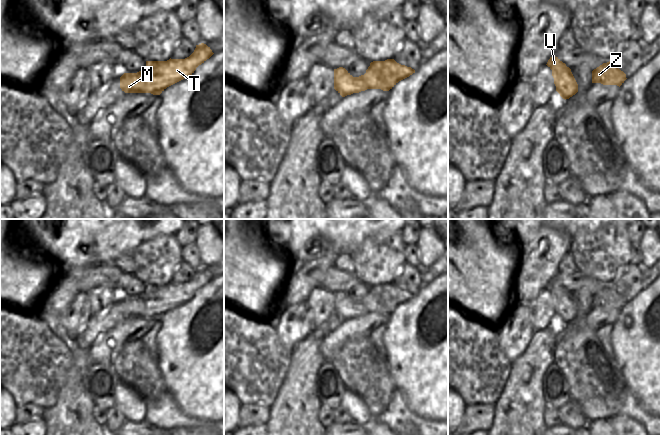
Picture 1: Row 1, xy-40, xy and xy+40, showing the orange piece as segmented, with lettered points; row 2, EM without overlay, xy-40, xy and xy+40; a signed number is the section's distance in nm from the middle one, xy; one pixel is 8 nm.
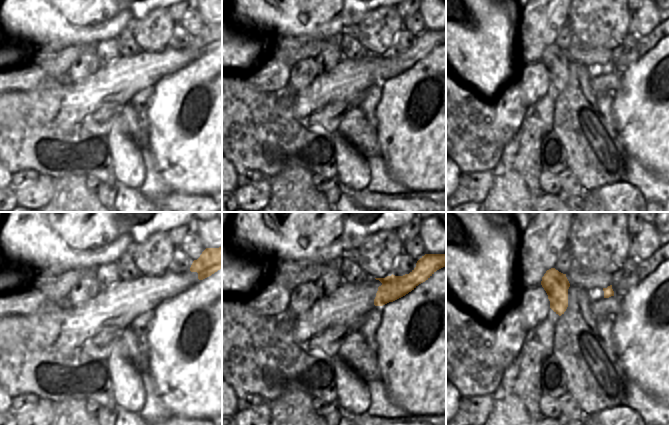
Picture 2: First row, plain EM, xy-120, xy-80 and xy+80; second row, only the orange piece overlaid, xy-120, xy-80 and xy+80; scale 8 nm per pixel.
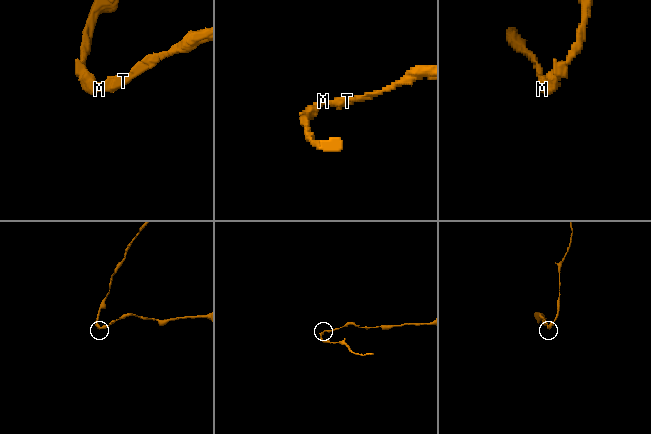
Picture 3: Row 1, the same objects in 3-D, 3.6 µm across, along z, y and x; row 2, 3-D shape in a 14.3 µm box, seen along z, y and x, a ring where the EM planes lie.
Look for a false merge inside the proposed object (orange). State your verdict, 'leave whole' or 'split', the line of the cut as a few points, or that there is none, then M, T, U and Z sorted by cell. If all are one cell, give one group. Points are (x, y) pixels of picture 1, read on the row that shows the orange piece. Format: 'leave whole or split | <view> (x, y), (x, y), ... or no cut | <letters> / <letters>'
split | xy-40 (141, 71), (144, 92) | M U / T Z

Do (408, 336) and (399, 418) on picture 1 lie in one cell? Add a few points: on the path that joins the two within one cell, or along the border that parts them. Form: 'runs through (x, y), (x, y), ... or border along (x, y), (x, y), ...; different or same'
border along (396, 388), (401, 392), (406, 405), (415, 414); different

